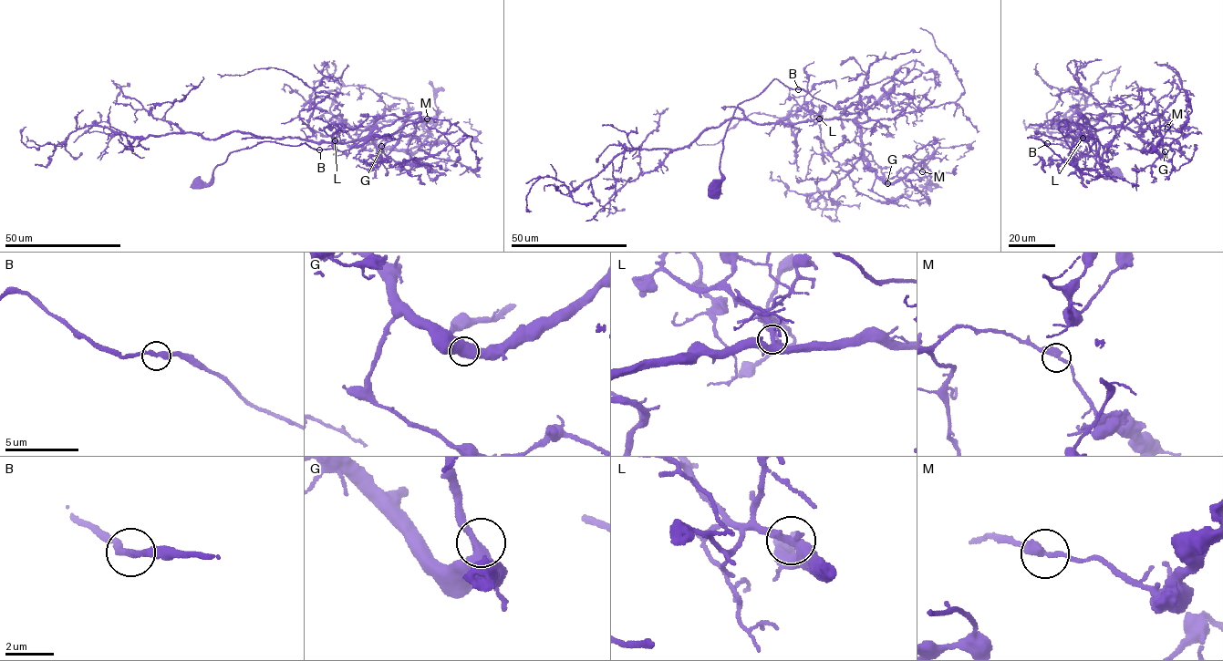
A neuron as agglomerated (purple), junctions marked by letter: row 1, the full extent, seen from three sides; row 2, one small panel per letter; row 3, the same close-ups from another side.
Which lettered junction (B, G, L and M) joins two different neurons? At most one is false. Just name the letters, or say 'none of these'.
none of these

